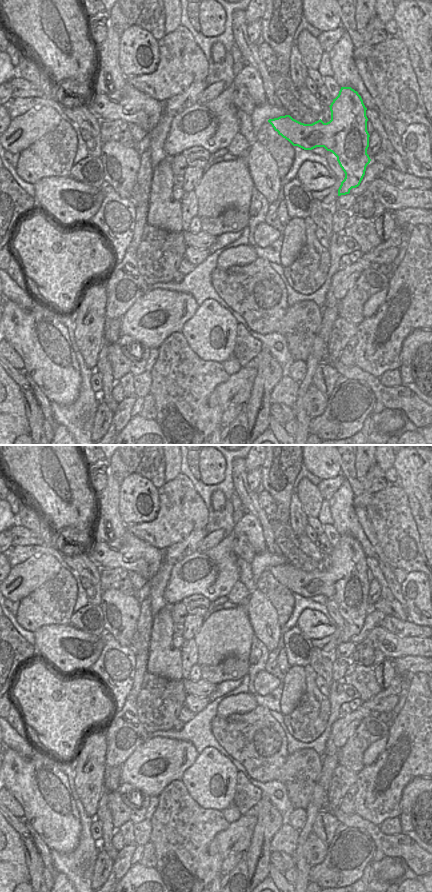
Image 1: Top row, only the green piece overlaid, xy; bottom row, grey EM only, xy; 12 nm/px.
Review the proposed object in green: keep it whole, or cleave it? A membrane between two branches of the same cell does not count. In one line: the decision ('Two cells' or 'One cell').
One cell.

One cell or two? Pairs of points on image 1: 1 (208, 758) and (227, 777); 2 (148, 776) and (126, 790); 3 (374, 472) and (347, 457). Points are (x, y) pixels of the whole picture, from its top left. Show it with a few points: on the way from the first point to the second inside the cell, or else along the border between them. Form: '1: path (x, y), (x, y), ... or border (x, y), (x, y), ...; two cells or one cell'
1: path (213, 763), (222, 772); one cell
2: border (120, 782), (131, 784), (139, 790); two cells
3: path (364, 480), (356, 480), (349, 473), (347, 467); one cell

